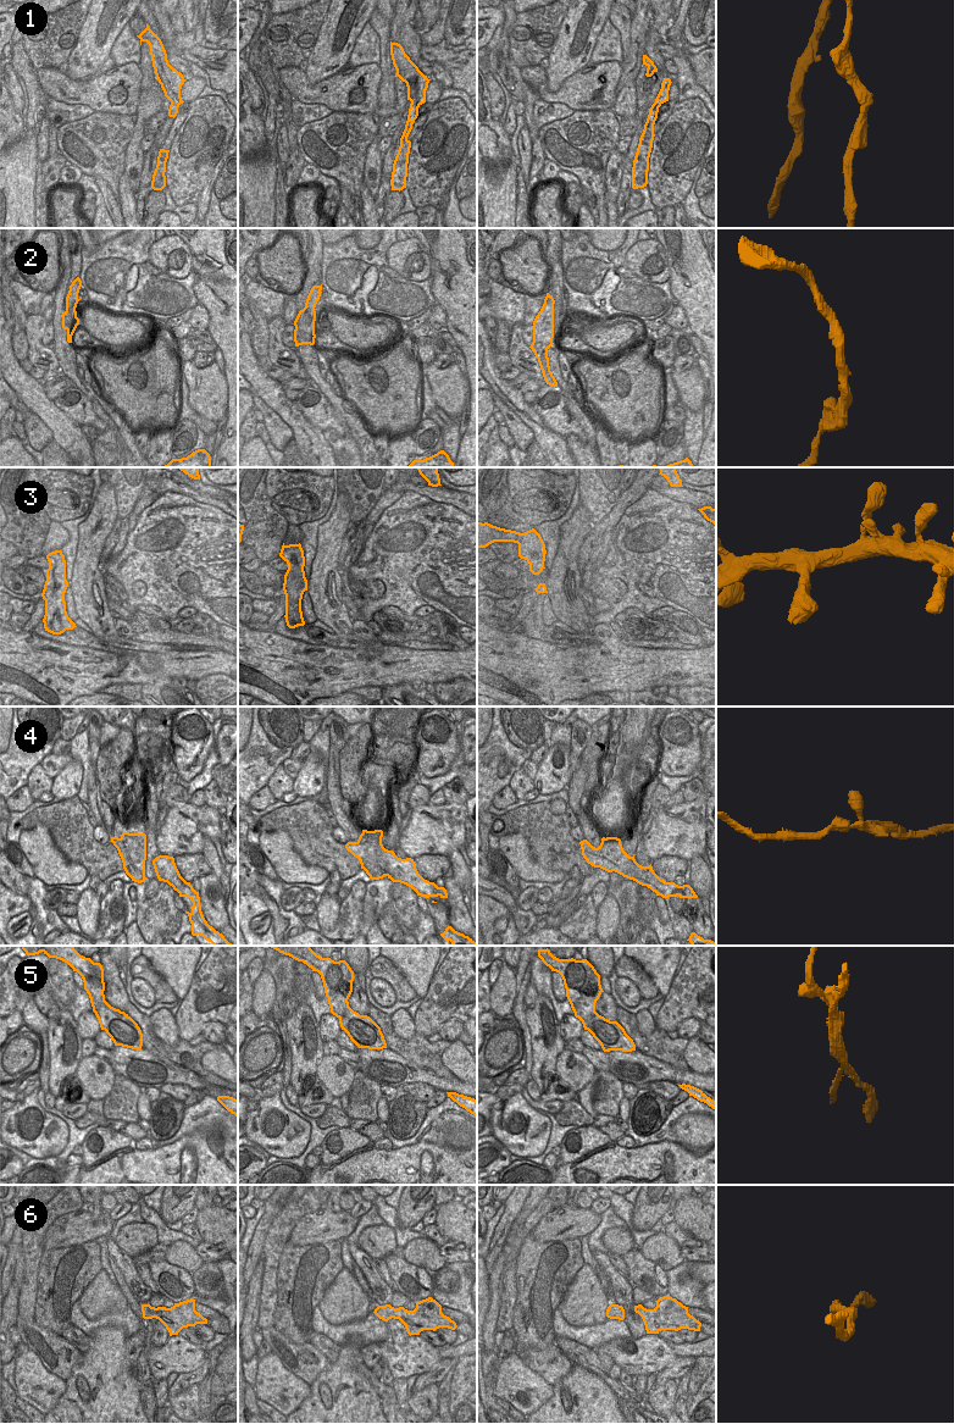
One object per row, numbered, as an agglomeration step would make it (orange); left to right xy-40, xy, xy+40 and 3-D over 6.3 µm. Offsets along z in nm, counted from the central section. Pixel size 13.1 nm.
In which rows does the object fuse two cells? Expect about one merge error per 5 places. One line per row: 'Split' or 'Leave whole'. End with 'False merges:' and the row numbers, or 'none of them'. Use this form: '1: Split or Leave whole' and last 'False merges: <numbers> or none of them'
1: Leave whole
2: Leave whole
3: Leave whole
4: Leave whole
5: Split
6: Leave whole
False merges: 5.

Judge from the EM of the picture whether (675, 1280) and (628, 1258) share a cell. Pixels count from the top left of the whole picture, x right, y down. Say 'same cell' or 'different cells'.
different cells

